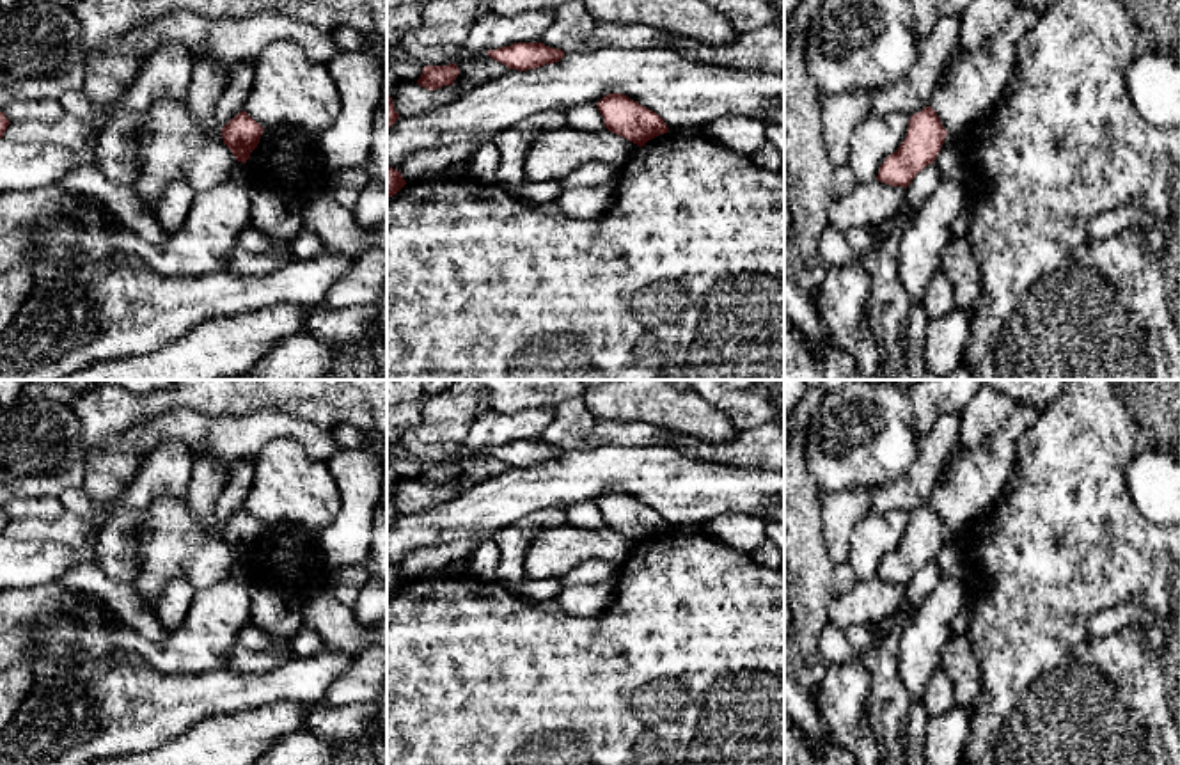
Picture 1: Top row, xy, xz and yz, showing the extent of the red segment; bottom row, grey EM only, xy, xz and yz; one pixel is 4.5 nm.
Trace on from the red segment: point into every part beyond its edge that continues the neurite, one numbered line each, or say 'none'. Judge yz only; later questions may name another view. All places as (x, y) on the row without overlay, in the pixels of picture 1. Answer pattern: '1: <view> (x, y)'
none

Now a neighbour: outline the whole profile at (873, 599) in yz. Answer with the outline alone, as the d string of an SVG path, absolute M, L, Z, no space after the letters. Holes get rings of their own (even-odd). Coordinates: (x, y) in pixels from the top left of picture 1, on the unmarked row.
M878 577L857 580L854 588L836 596L827 612L827 625L846 630L896 612L905 595L903 584L891 584Z

